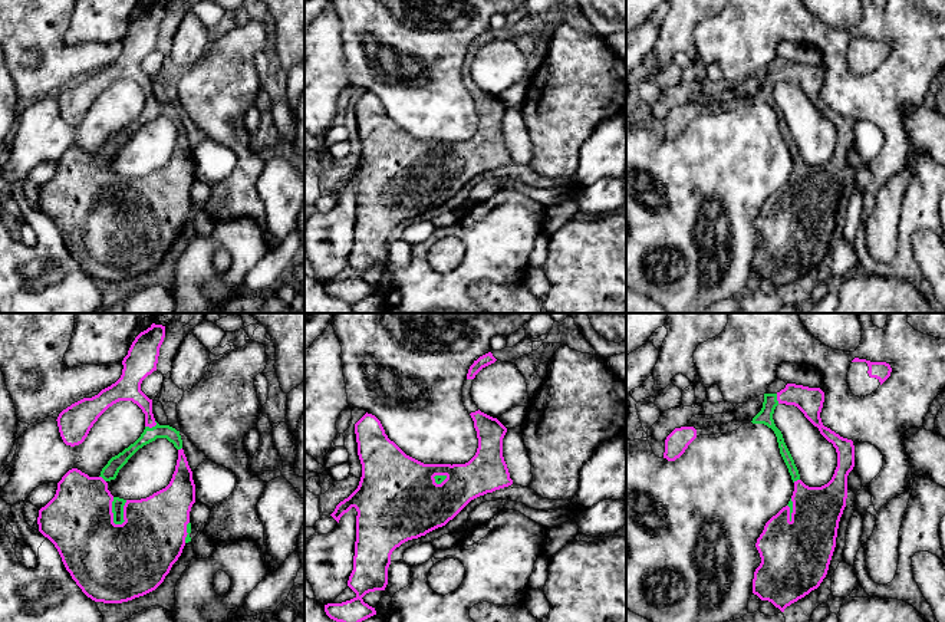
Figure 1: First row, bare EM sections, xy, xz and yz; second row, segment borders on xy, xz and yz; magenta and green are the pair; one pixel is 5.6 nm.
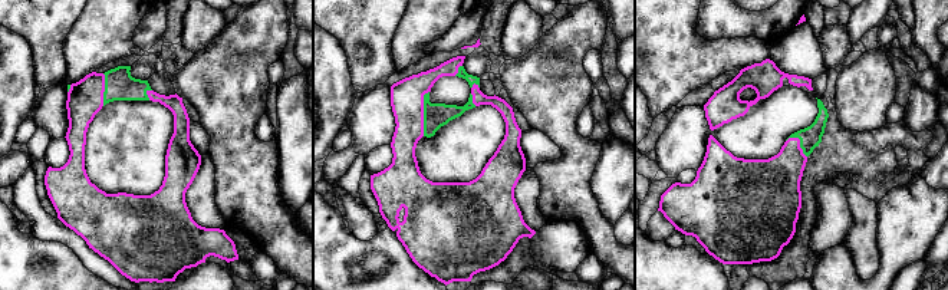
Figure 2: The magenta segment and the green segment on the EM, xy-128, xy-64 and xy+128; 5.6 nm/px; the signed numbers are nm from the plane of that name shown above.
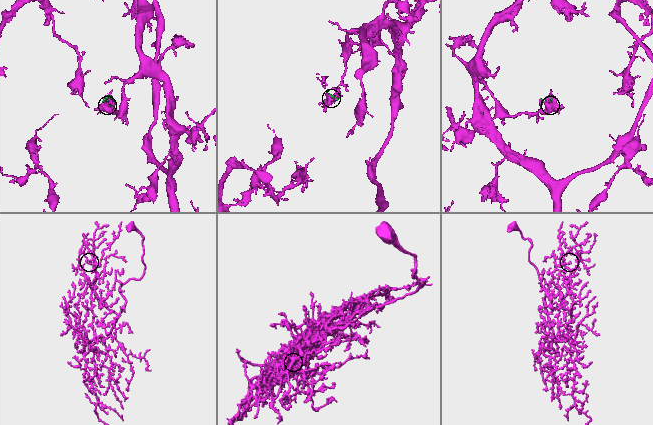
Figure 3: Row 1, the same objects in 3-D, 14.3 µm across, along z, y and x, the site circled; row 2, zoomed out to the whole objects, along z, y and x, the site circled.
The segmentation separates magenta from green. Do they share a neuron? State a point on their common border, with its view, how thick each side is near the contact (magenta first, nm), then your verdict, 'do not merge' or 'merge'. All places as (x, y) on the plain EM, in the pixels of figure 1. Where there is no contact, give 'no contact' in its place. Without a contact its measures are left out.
meets magenta in xy at (112, 191); 400 nm thick on the magenta side, 70 nm on the other; merge

